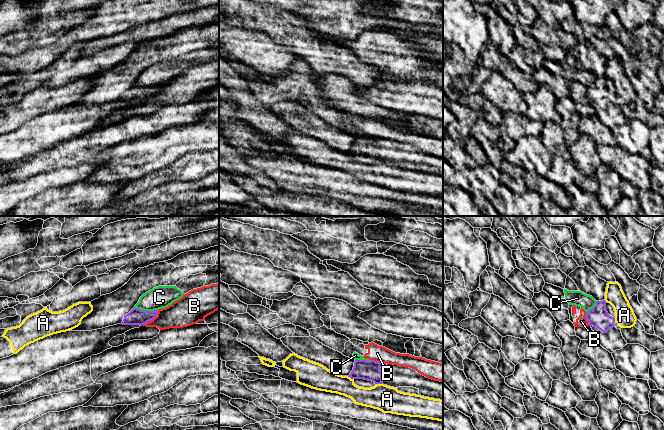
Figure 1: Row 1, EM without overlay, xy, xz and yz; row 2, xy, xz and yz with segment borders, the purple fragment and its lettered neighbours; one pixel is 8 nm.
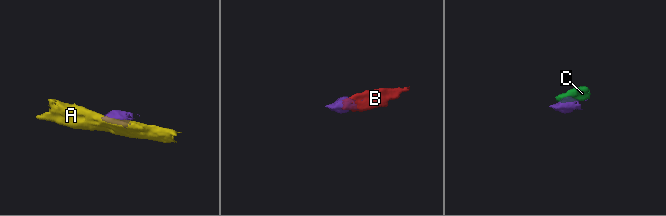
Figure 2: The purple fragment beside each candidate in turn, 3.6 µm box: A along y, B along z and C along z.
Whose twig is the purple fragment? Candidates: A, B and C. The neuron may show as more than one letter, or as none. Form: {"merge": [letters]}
{"merge": []}

